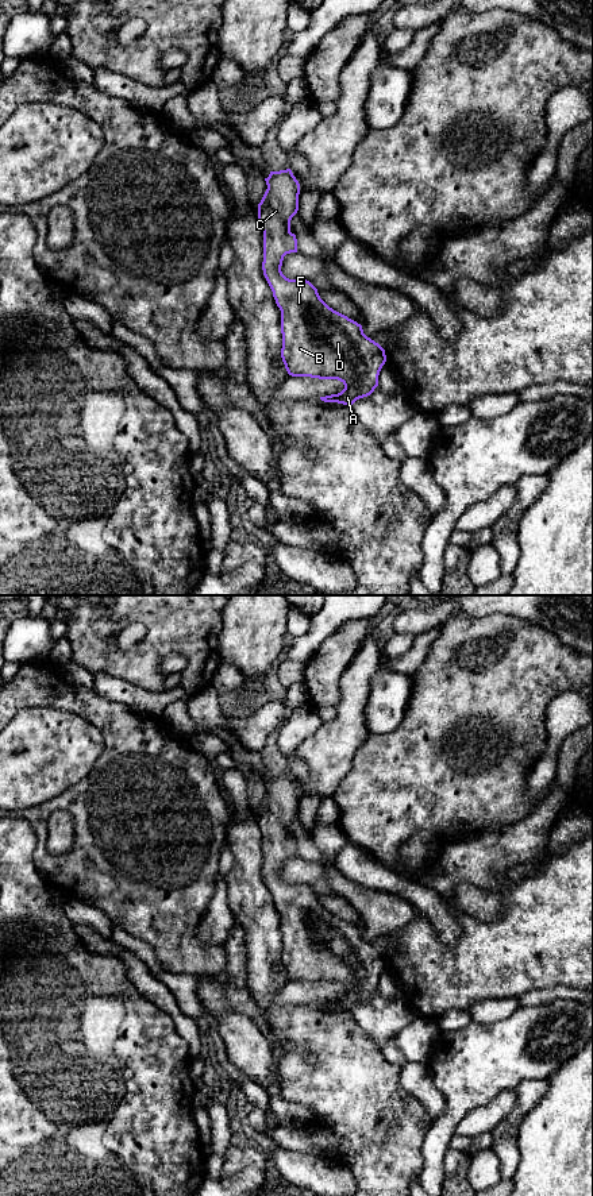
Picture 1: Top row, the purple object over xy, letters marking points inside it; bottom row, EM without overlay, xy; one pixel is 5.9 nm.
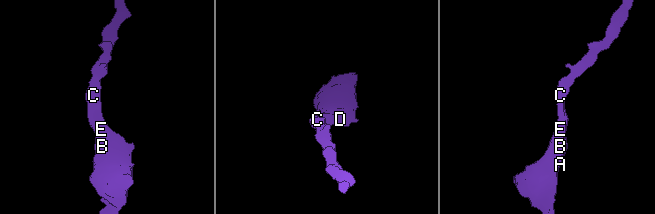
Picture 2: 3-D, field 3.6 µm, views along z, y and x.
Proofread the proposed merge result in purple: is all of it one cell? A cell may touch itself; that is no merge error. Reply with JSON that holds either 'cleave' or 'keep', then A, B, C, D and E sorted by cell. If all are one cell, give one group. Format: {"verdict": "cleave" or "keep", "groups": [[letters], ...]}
{"verdict": "keep", "groups": [["A", "B", "C", "D", "E"]]}

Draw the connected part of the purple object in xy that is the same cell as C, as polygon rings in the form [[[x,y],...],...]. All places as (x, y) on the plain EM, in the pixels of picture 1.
[[[290,773],[270,776],[265,786],[267,794],[258,809],[258,826],[263,836],[262,875],[281,915],[282,967],[292,981],[340,985],[344,989],[340,998],[320,1004],[351,1011],[378,991],[378,980],[386,967],[385,954],[363,938],[361,929],[330,913],[309,886],[289,884],[282,879],[284,861],[297,857],[290,825],[299,815],[300,788]]]

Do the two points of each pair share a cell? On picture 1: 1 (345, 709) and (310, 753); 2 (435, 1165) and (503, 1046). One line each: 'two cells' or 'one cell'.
1: one cell
2: one cell

